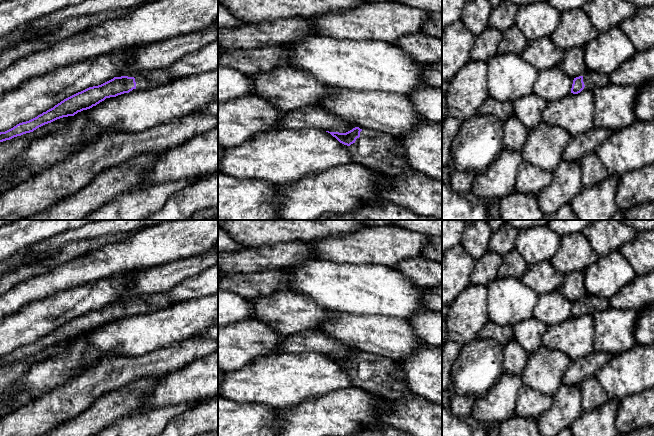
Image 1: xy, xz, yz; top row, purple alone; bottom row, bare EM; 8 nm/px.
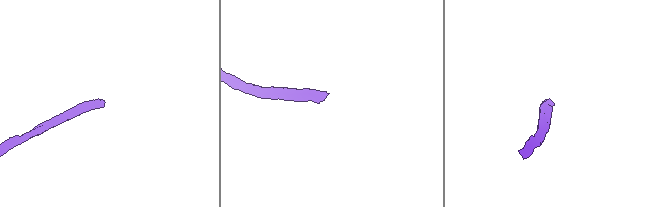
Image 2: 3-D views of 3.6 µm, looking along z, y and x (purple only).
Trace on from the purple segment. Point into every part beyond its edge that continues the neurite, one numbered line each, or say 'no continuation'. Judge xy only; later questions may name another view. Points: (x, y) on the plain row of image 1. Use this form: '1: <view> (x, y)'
1: xy (160, 300)

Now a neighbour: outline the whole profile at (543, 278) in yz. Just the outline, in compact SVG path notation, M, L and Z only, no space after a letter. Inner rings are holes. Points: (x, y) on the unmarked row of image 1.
M544 261L528 266L522 281L540 296L559 289L562 278L550 261Z

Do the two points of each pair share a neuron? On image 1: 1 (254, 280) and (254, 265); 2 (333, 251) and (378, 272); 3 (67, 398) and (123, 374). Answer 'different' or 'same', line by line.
1: different
2: different
3: same

